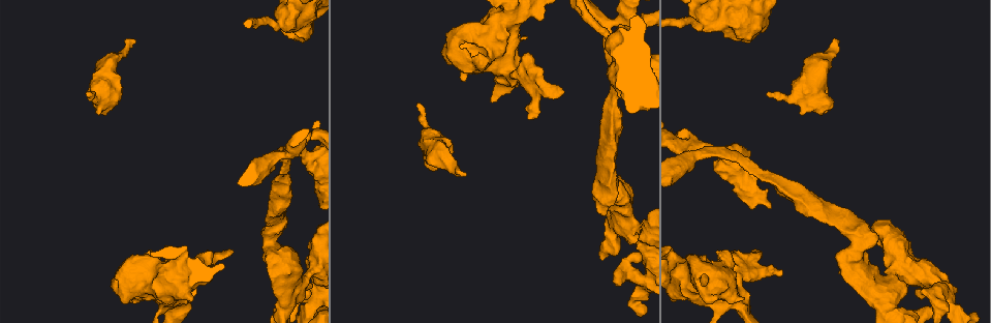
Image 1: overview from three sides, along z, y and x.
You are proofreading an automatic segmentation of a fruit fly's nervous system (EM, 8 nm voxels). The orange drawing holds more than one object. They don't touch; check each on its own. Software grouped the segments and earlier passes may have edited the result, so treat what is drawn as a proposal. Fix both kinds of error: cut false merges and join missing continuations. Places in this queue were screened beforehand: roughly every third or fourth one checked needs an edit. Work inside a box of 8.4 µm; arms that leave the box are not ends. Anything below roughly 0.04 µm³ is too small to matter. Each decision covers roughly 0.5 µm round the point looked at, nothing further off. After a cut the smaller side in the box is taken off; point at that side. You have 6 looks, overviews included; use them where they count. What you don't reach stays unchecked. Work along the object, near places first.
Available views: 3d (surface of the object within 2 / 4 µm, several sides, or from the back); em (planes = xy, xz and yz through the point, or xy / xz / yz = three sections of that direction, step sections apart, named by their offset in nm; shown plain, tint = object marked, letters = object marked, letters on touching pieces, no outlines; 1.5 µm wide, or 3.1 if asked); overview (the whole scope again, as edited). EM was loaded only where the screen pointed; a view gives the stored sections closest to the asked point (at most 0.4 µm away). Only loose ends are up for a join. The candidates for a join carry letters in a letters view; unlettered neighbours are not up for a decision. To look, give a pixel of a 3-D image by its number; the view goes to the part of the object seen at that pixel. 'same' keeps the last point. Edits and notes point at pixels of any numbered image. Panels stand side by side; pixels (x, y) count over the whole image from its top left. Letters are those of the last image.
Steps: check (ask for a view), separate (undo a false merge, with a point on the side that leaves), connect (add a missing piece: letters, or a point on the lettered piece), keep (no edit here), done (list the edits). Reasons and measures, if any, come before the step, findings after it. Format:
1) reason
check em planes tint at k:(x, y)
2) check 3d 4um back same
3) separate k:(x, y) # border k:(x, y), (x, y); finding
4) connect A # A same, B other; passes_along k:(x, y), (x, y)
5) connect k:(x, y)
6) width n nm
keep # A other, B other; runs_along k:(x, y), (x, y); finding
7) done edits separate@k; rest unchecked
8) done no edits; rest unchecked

check em xz step 8 letters at 1:(608, 25)

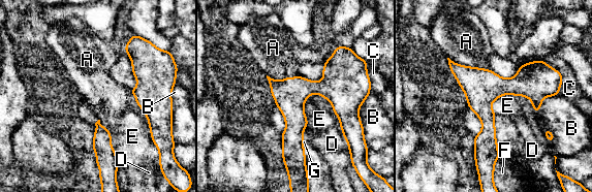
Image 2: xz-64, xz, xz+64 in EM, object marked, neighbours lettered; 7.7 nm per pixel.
longest_contact A 340 nm
keep # A other, B other, C other, D other, E other, F other, G other; border 2:(517, 95), (499, 96), (491, 108); continuous, no second neuron

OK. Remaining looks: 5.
an open end
check em yz step 8 tint at 1:(466, 174)

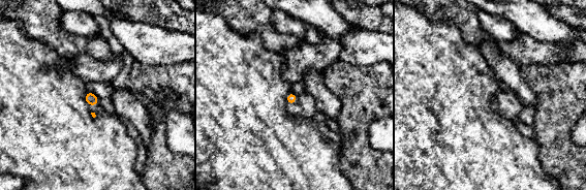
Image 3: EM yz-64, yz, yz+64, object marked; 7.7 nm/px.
another direction
check em planes letters same

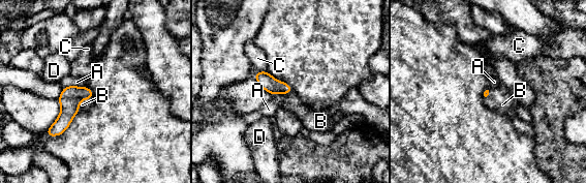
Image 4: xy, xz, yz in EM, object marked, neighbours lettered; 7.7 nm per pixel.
connect B # A other, B same, C other, D other; the neuron continues

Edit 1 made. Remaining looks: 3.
branch stops here
check 3d 2um at 1:(416, 103)

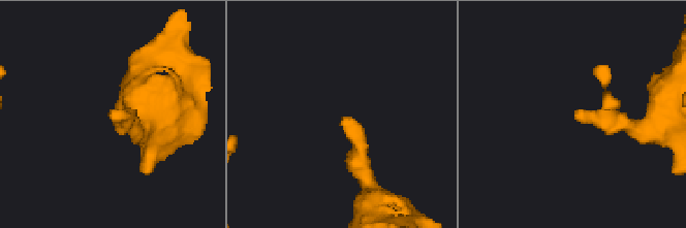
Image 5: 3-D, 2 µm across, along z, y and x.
check em planes letters at 5:(345, 119)

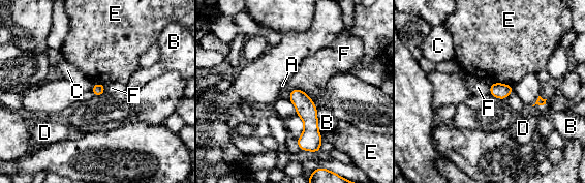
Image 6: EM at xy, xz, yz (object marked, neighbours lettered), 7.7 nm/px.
keep # A other, B other, C other, D other, E other, F other; border 6:(293, 88), (302, 90), (310, 97); none of them fits

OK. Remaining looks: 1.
done edits connect@4; rest unchecked

